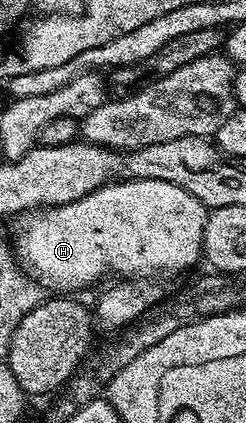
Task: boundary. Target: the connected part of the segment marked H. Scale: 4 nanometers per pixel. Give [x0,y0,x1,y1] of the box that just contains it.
[19,180,205,289]

